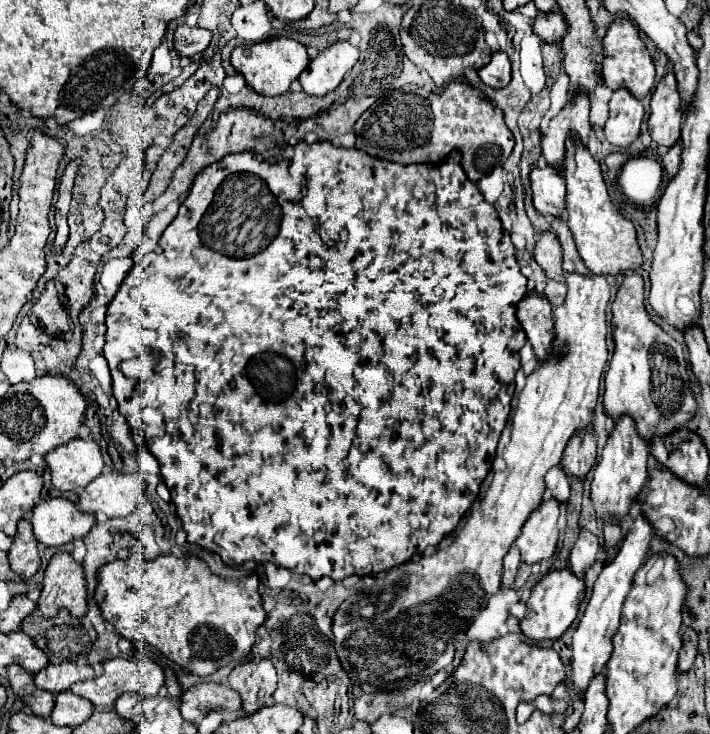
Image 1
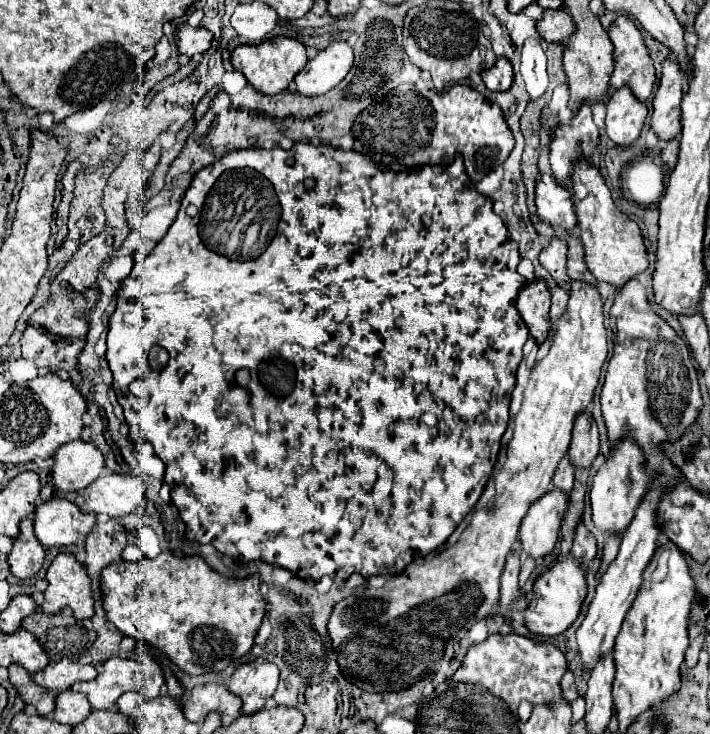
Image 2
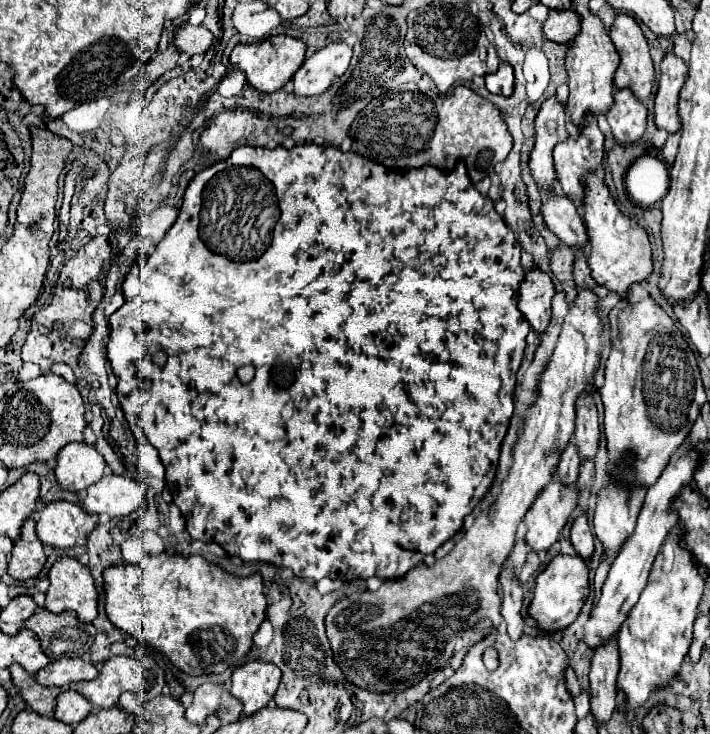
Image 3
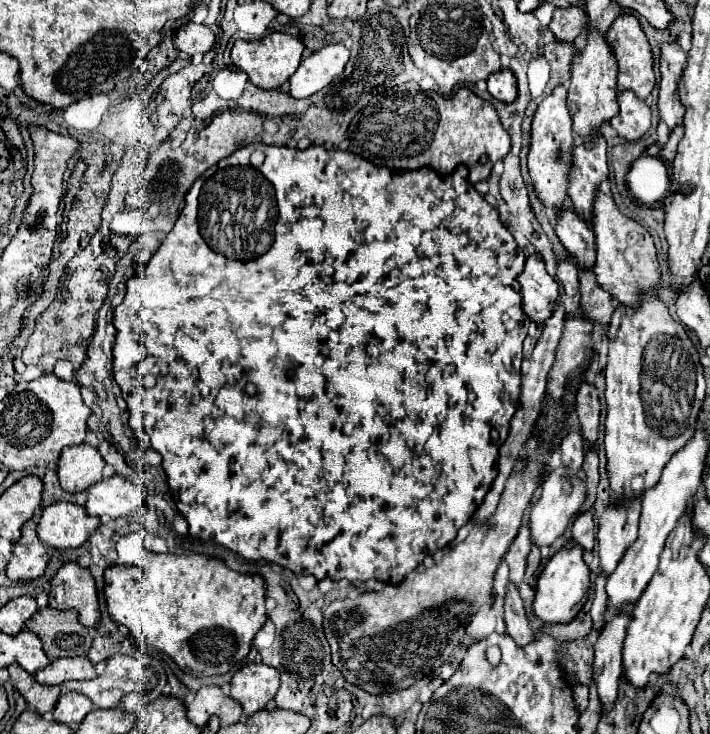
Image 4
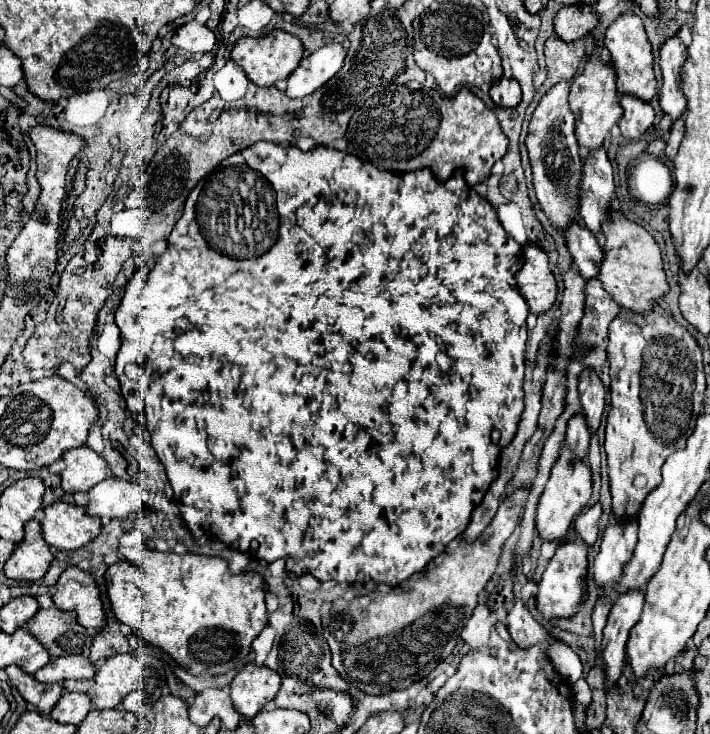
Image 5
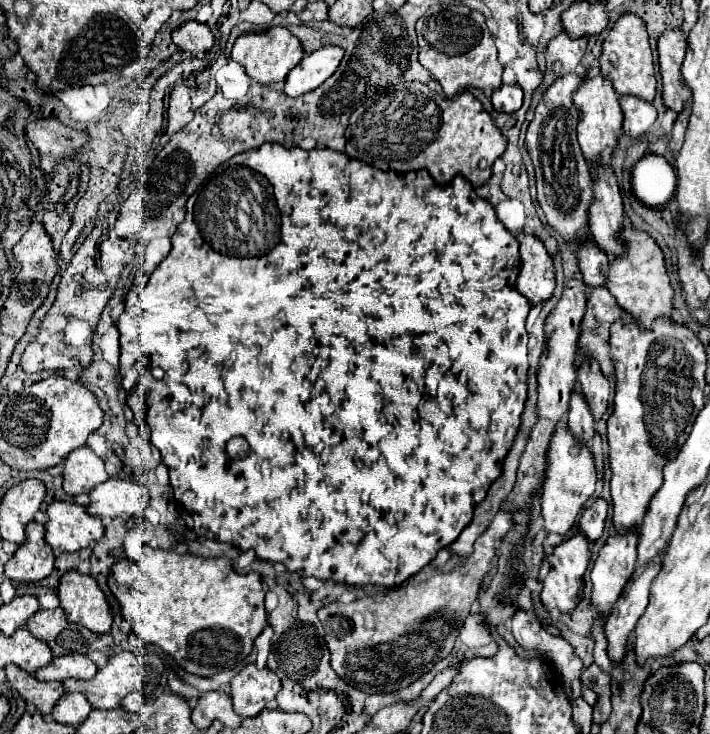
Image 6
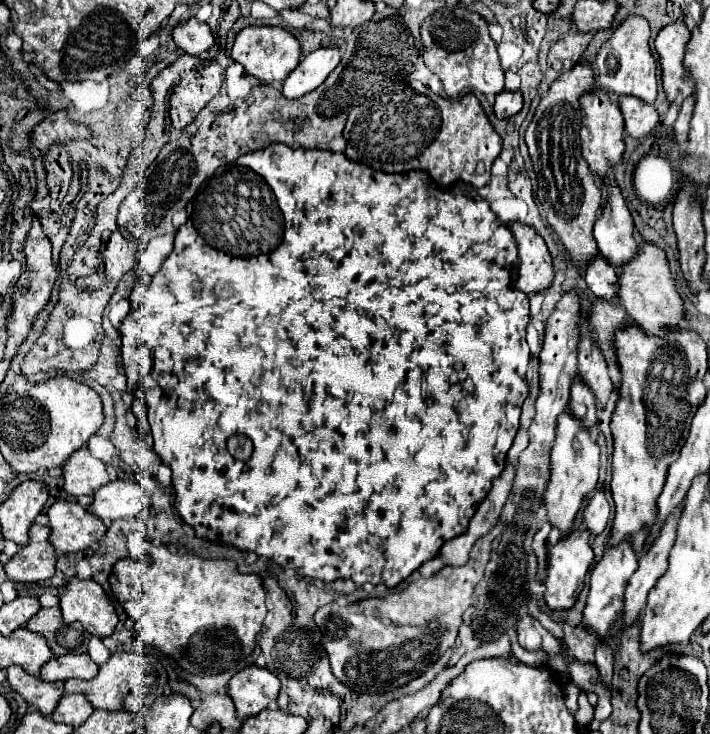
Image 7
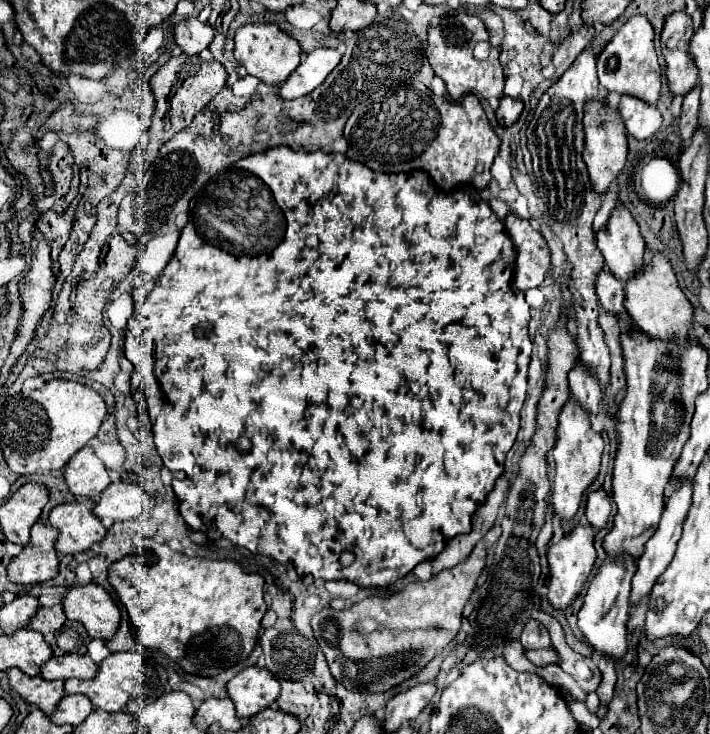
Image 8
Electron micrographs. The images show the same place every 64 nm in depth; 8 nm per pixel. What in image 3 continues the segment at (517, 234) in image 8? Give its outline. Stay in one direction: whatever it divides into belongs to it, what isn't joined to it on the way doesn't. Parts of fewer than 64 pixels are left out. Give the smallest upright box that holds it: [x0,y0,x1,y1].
[518,268,556,334]

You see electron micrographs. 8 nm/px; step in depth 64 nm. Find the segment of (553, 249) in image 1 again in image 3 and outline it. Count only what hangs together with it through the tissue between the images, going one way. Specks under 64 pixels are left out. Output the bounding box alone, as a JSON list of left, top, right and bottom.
[548,244,576,304]

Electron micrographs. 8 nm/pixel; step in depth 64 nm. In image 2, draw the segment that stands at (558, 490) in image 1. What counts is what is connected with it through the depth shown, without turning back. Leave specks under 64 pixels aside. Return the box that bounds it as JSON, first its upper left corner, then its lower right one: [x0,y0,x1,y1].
[520,458,574,558]

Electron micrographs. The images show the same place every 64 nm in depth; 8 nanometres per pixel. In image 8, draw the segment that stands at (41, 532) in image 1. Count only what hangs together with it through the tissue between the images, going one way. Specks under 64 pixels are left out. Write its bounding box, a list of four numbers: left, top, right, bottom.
[50,502,106,554]

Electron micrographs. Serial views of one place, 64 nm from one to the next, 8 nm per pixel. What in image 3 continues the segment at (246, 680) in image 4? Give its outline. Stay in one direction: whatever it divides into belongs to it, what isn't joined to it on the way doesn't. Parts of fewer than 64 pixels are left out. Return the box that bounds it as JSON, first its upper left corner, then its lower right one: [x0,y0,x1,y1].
[232,662,280,714]

